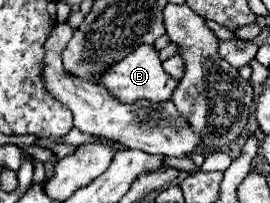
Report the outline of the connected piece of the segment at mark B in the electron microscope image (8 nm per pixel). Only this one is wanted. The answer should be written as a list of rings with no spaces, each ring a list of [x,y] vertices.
[[[138,46],[132,54],[128,54],[126,58],[122,58],[120,62],[112,64],[108,70],[104,70],[104,74],[100,74],[100,78],[96,78],[96,84],[102,84],[106,90],[112,90],[112,94],[116,94],[116,98],[120,98],[120,102],[136,102],[140,98],[146,98],[150,102],[164,102],[172,96],[174,88],[176,88],[176,80],[170,78],[164,68],[160,66],[160,58],[158,52],[154,50],[154,46]]]

